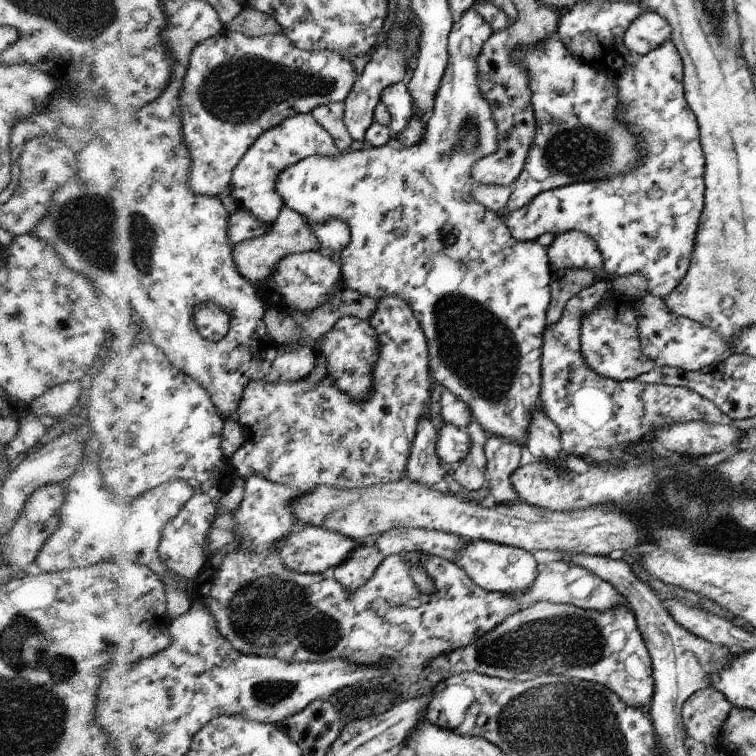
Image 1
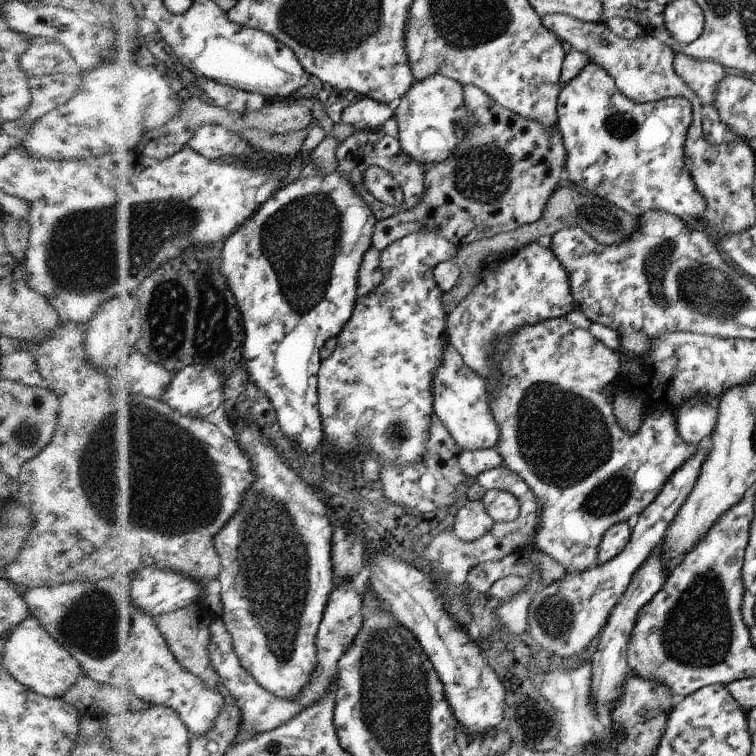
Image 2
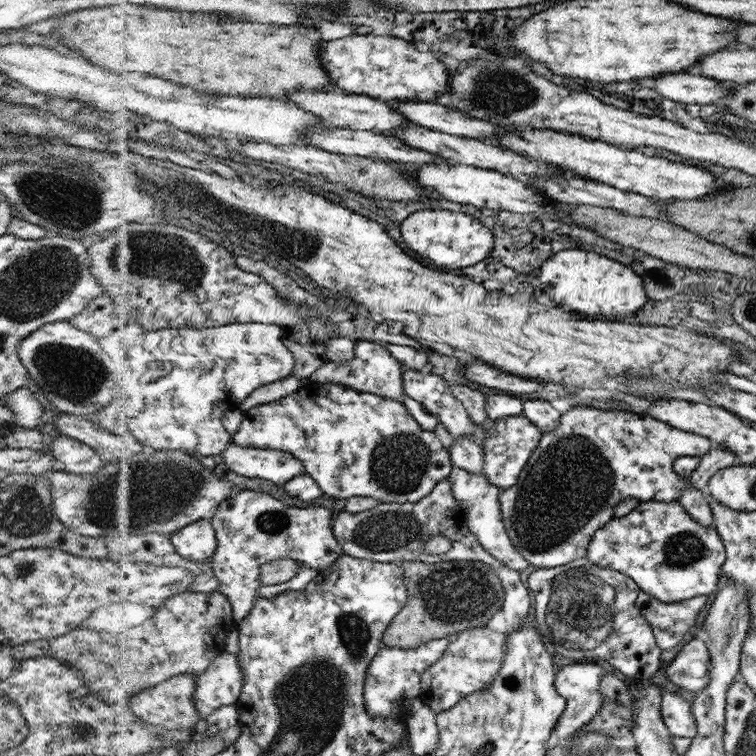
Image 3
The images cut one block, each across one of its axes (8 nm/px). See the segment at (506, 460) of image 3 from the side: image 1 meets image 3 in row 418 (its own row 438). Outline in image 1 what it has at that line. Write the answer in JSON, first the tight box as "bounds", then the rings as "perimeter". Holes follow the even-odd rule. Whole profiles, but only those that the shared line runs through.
{"bounds":[277,8,551,444],"perimeter":[[[472,8],[461,15],[461,18],[452,24],[452,30],[447,38],[447,64],[445,64],[444,77],[441,78],[440,89],[437,90],[435,105],[431,113],[426,116],[427,128],[424,135],[411,147],[399,147],[395,142],[389,142],[381,147],[365,145],[361,150],[351,150],[341,153],[341,156],[313,155],[301,160],[294,166],[289,166],[280,175],[277,182],[277,192],[285,200],[285,205],[296,207],[298,214],[307,222],[325,224],[333,220],[349,222],[352,231],[352,241],[346,253],[340,259],[343,281],[352,290],[359,294],[368,295],[369,298],[385,298],[397,296],[404,299],[412,310],[412,314],[419,320],[424,335],[428,338],[429,359],[433,380],[449,390],[453,396],[461,400],[468,409],[472,421],[477,422],[487,436],[501,436],[515,444],[525,444],[528,438],[529,422],[532,421],[533,410],[536,410],[538,393],[540,390],[540,357],[541,334],[546,328],[548,306],[551,304],[551,266],[548,260],[547,248],[541,246],[536,240],[516,240],[503,219],[481,206],[472,196],[475,184],[472,178],[472,169],[481,158],[493,154],[497,150],[498,135],[496,122],[493,119],[492,108],[480,88],[478,78],[477,56],[482,44],[492,34],[491,25],[484,22],[479,14]]]}

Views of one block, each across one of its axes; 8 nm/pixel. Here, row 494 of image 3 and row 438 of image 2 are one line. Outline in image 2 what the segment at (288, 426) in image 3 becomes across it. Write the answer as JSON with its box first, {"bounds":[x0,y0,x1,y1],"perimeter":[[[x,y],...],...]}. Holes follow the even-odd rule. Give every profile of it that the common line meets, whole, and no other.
{"bounds":[318,231,457,465],"perimeter":[[[419,231],[388,244],[380,252],[379,266],[383,273],[382,281],[376,289],[367,296],[357,299],[356,309],[353,316],[344,326],[338,336],[338,343],[335,352],[322,361],[319,374],[318,393],[320,394],[320,413],[324,423],[324,433],[328,442],[333,444],[339,453],[355,453],[359,462],[364,459],[365,453],[377,453],[378,462],[394,465],[416,465],[423,461],[423,456],[427,453],[428,428],[431,426],[432,412],[432,378],[435,377],[435,370],[439,368],[443,361],[445,350],[447,350],[447,311],[444,310],[443,291],[435,284],[432,277],[432,268],[441,261],[453,260],[457,247],[449,242],[444,236],[437,235],[436,231]]]}

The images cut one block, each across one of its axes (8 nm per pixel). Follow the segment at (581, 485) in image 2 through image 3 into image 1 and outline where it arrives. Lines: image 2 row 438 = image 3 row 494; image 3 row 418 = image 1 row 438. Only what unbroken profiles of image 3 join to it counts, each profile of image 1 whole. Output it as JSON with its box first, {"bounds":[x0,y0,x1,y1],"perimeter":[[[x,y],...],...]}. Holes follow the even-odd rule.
{"bounds":[537,278,729,460],"perimeter":[[[609,278],[597,280],[591,286],[583,288],[565,304],[559,321],[553,324],[547,323],[543,334],[541,334],[540,390],[537,402],[544,408],[545,414],[560,428],[562,455],[574,455],[588,460],[586,452],[589,448],[603,448],[618,456],[624,452],[624,448],[631,446],[631,444],[639,444],[641,441],[652,442],[653,428],[689,422],[689,420],[712,423],[713,425],[729,425],[728,416],[717,410],[708,399],[701,398],[695,391],[672,385],[645,383],[642,378],[618,382],[596,374],[585,363],[580,354],[581,318],[584,318],[585,314],[593,313],[593,310],[596,310],[601,302],[605,302],[609,296],[612,296],[613,292]]]}

